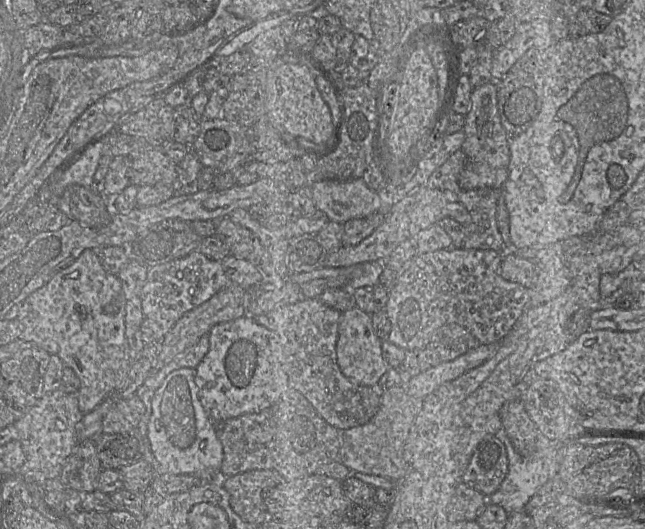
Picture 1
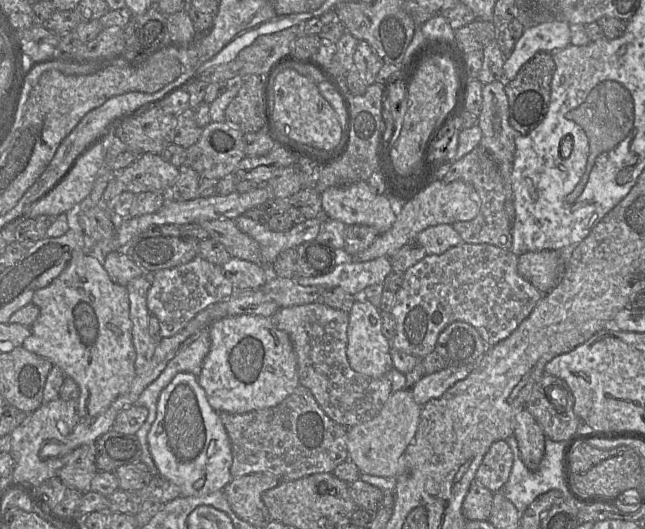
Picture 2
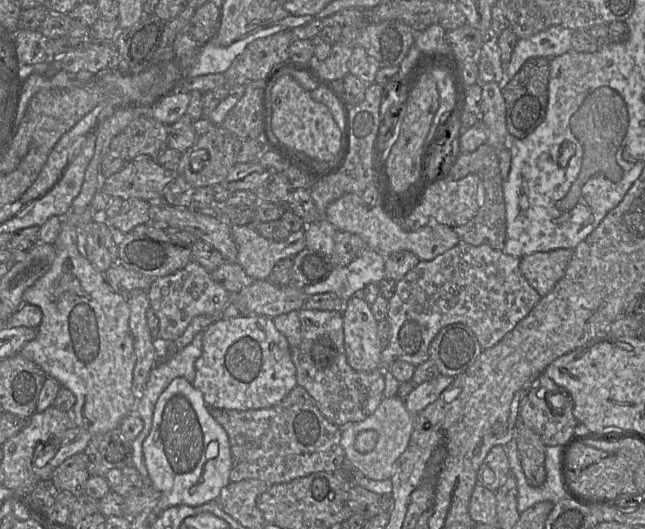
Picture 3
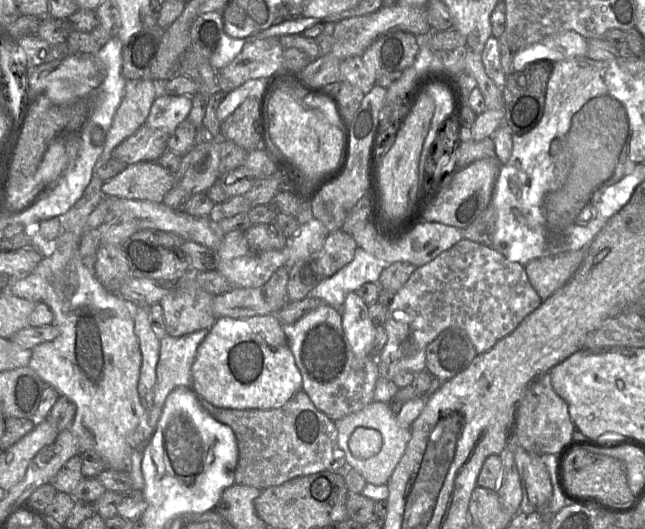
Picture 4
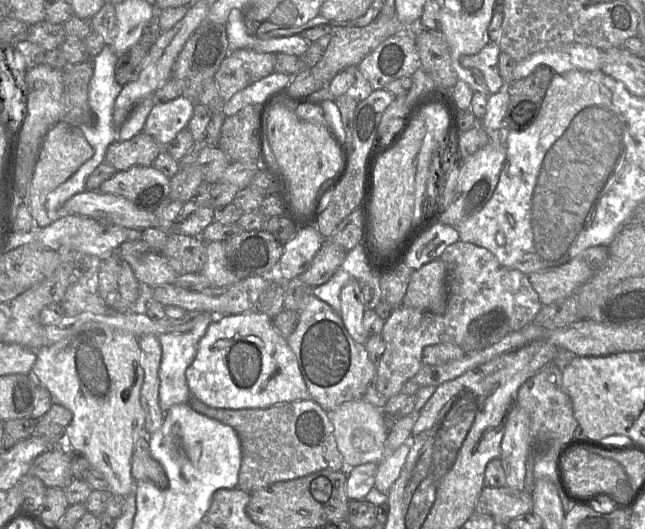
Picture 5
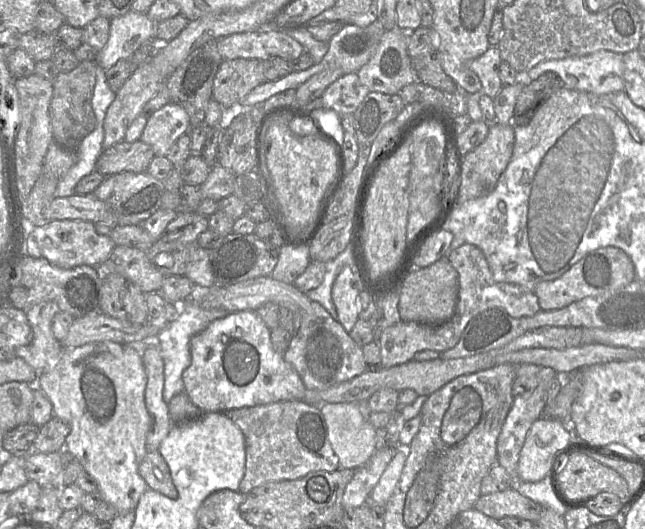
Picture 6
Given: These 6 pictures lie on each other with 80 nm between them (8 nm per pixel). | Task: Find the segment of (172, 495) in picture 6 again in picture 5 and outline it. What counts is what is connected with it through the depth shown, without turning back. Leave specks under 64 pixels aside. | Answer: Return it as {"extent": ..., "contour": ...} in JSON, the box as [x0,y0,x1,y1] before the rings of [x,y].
{"extent":[131,436,168,488],"contour":[[[141,436],[134,447],[131,473],[135,481],[147,480],[160,488],[168,487],[168,477],[162,465],[150,454],[149,436]]]}

